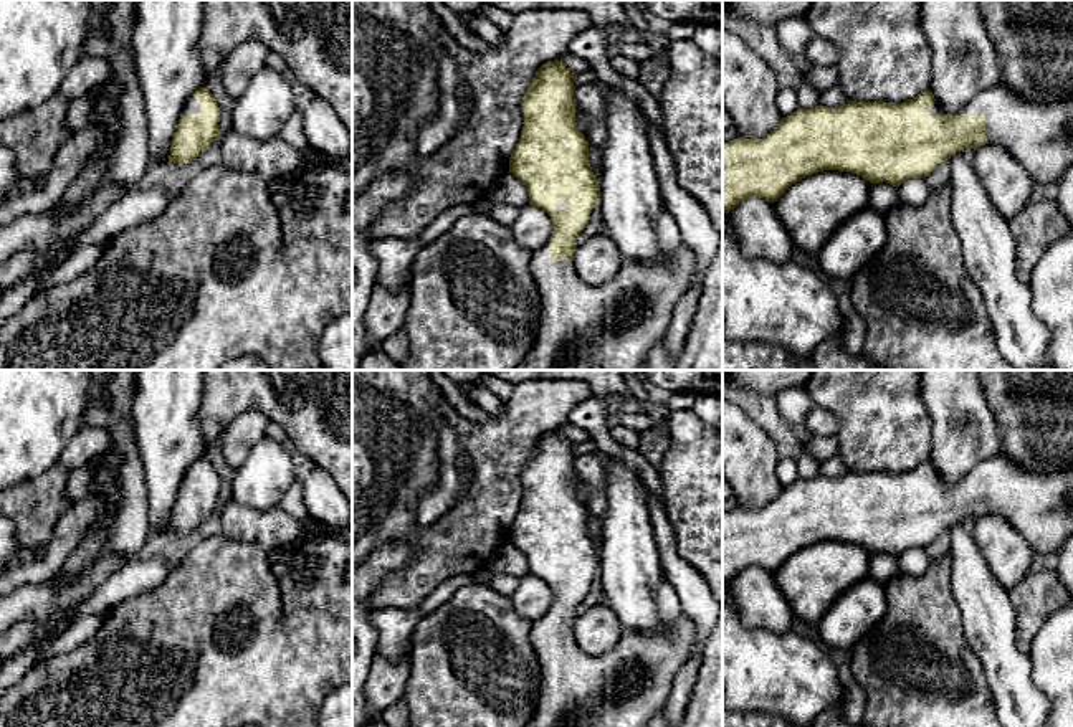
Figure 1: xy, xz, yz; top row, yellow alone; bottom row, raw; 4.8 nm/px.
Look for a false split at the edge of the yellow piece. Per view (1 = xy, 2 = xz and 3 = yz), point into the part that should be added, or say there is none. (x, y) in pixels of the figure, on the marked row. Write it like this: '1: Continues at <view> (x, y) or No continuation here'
1: Continues at xy (190, 108)
2: Continues at xz (614, 326)
3: Continues at yz (1039, 136)

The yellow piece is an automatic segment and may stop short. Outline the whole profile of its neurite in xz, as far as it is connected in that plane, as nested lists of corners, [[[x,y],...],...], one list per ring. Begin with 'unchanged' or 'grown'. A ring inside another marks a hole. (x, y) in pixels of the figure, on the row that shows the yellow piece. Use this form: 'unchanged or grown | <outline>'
grown | [[[559,58],[536,71],[521,101],[521,139],[509,157],[509,173],[526,185],[529,205],[546,211],[554,225],[551,240],[532,251],[531,274],[541,296],[541,322],[534,345],[517,370],[640,370],[650,350],[665,337],[680,297],[693,286],[694,253],[681,245],[673,256],[663,253],[655,263],[623,259],[617,276],[602,286],[590,286],[577,276],[572,264],[577,238],[598,205],[600,185],[589,162],[589,142],[575,122],[574,74]]]

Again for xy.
grown | [[[205,86],[197,89],[182,109],[167,164],[190,164],[200,157],[220,137],[218,122],[217,99]]]

